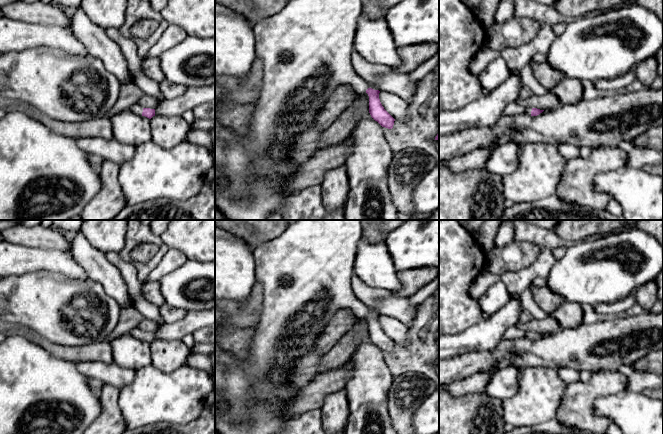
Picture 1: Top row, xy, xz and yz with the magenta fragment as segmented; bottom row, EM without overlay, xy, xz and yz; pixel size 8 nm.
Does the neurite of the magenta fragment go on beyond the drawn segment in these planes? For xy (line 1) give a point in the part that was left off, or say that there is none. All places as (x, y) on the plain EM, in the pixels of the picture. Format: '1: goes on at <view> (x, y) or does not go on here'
1: goes on at xy (137, 333)

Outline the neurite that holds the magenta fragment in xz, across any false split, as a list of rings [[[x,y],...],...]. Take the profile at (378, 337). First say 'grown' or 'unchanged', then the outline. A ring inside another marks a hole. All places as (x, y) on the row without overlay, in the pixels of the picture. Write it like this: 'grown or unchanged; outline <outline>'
grown; outline [[[295,220],[289,224],[286,230],[277,238],[263,243],[253,250],[255,260],[255,278],[263,285],[263,305],[259,321],[253,326],[254,334],[248,348],[248,357],[242,359],[233,353],[223,350],[215,343],[215,432],[217,434],[281,434],[285,425],[291,420],[284,415],[287,405],[293,400],[298,388],[291,385],[289,381],[292,364],[302,356],[310,354],[315,339],[325,326],[330,322],[334,314],[342,308],[351,308],[360,319],[367,317],[369,320],[369,337],[382,351],[392,353],[395,343],[384,333],[379,323],[379,314],[368,310],[368,306],[361,302],[353,294],[351,279],[354,275],[354,262],[357,247],[363,235],[362,220]]]

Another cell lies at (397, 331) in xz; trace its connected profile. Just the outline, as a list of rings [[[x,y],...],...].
[[[380,315],[379,323],[384,333],[397,345],[404,345],[408,339],[409,327],[397,319]]]

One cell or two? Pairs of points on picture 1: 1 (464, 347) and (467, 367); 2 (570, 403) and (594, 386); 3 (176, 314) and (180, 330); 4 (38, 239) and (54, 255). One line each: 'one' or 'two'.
1: two
2: one
3: two
4: two

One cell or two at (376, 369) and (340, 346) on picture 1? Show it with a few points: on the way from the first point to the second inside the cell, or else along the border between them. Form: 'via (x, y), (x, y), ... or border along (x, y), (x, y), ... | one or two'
border along (368, 336), (345, 363), (349, 367), (348, 377) | two

